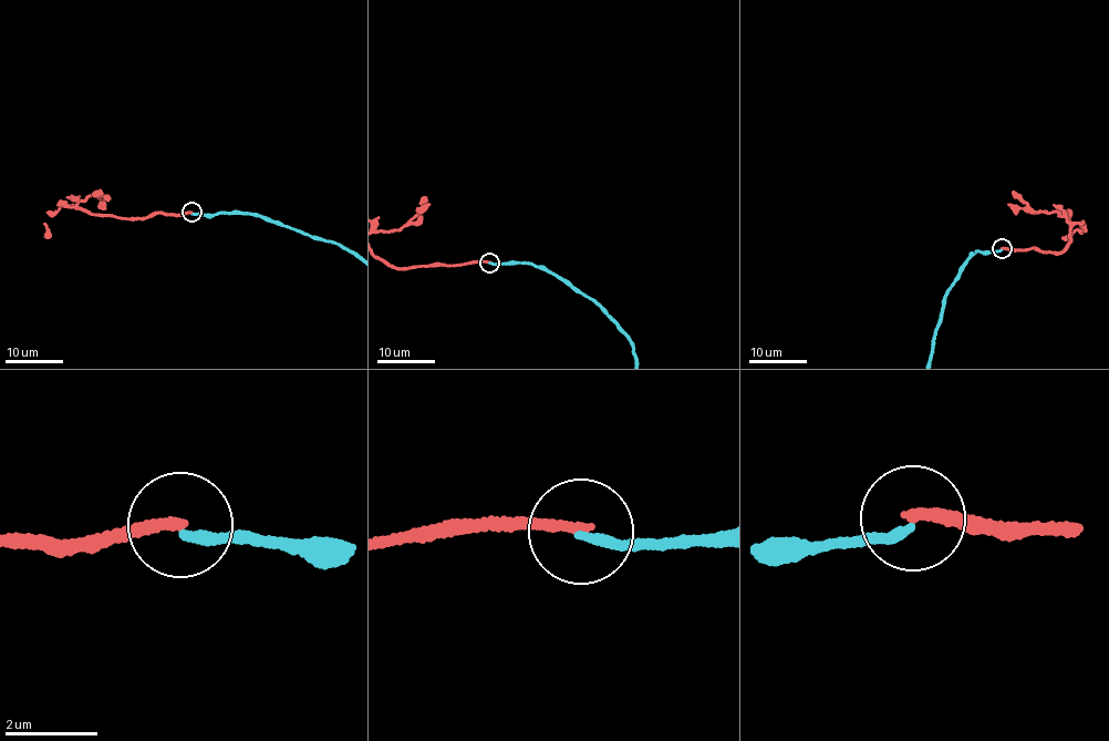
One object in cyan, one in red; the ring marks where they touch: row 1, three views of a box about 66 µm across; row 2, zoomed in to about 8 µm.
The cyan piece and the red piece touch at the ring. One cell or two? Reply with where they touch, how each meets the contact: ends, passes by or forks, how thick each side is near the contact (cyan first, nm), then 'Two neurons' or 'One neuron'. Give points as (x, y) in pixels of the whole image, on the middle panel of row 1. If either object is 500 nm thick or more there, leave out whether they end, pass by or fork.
Place: (489, 263). At the ring cyan ends. At the ring red ends. Thickness 200 nm (cyan) against 220 nm. Two neurons

